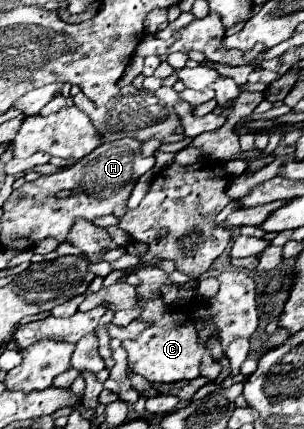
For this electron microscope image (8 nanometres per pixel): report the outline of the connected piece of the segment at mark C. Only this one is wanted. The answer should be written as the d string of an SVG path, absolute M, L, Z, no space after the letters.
M147 267L147 269L139 269L135 275L139 277L137 307L141 309L135 321L145 321L149 323L149 327L143 333L139 333L135 339L123 341L121 347L129 355L127 357L129 367L137 375L149 381L177 383L177 381L195 379L199 377L203 355L211 355L209 343L213 339L221 339L221 347L225 353L231 341L239 337L249 339L257 331L259 315L257 315L257 303L255 303L255 283L243 269L223 271L217 277L219 291L215 297L193 299L185 305L165 303L161 287L173 285L167 271L159 267Z

